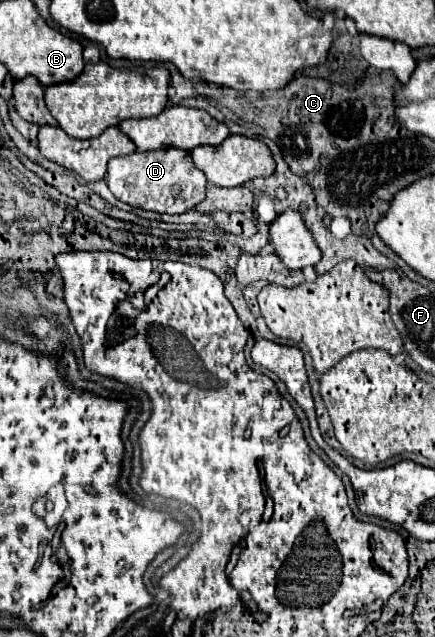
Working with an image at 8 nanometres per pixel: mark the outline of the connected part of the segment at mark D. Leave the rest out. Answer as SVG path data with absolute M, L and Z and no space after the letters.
M176 147L156 151L136 151L130 155L114 157L108 161L108 187L116 199L132 205L134 209L158 211L168 215L182 215L194 209L206 197L206 175L194 167L190 151Z

